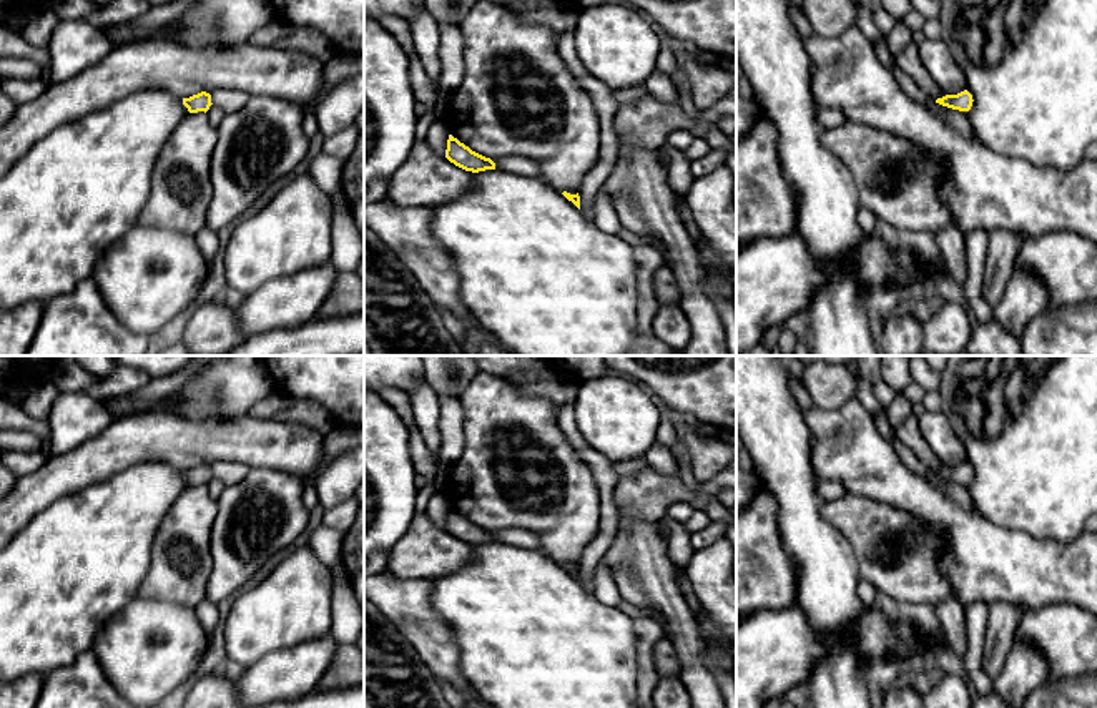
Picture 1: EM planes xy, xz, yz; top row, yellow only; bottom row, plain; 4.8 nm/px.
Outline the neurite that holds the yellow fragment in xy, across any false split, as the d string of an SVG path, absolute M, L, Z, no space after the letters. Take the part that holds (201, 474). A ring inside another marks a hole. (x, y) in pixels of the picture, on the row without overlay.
M201 464L189 470L183 470L183 477L188 480L189 485L198 485L198 484L206 485L213 475L211 475L211 467L206 464Z

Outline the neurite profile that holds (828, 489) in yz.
M818 479L816 490L824 500L836 500L848 494L839 482L824 479Z

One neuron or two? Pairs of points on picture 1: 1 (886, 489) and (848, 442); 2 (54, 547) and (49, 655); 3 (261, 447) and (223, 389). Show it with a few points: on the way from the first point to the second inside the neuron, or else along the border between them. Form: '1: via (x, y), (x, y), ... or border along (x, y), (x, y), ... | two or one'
1: via (880, 477), (856, 454) | one
2: via (54, 574), (54, 585), (49, 592), (49, 629) | one
3: border along (250, 412), (233, 419), (201, 421) | two

